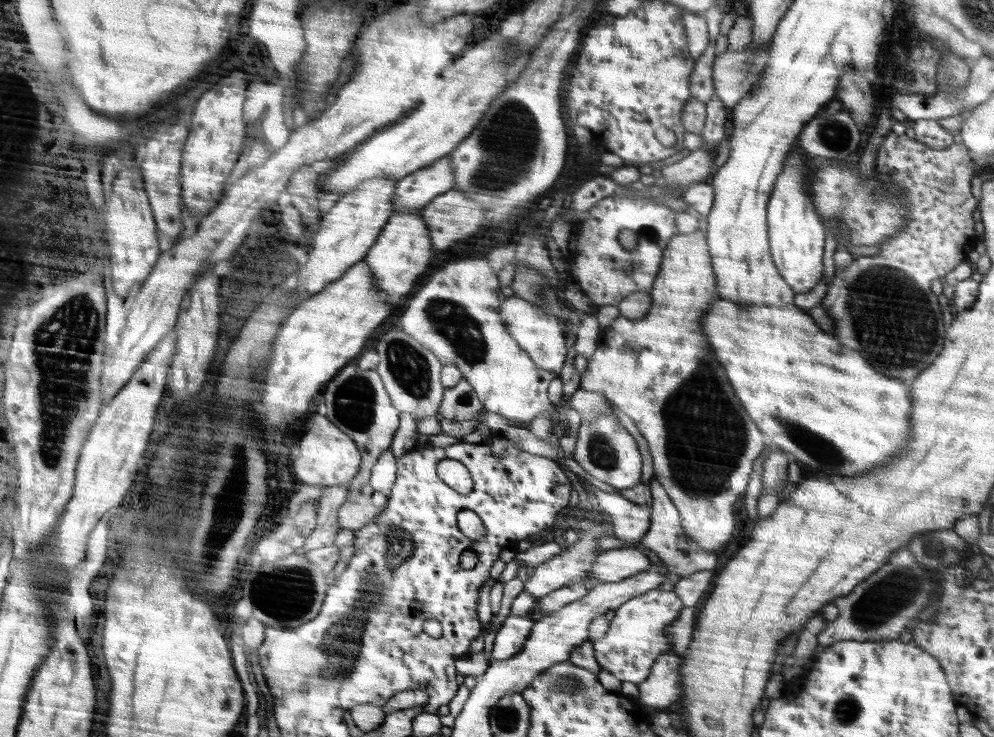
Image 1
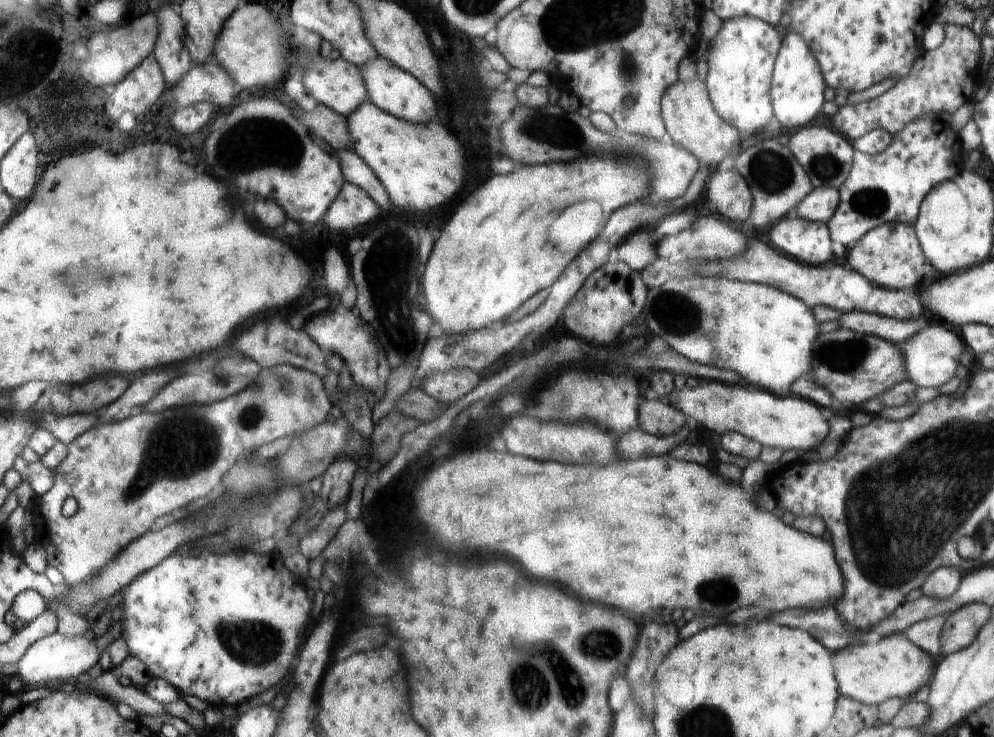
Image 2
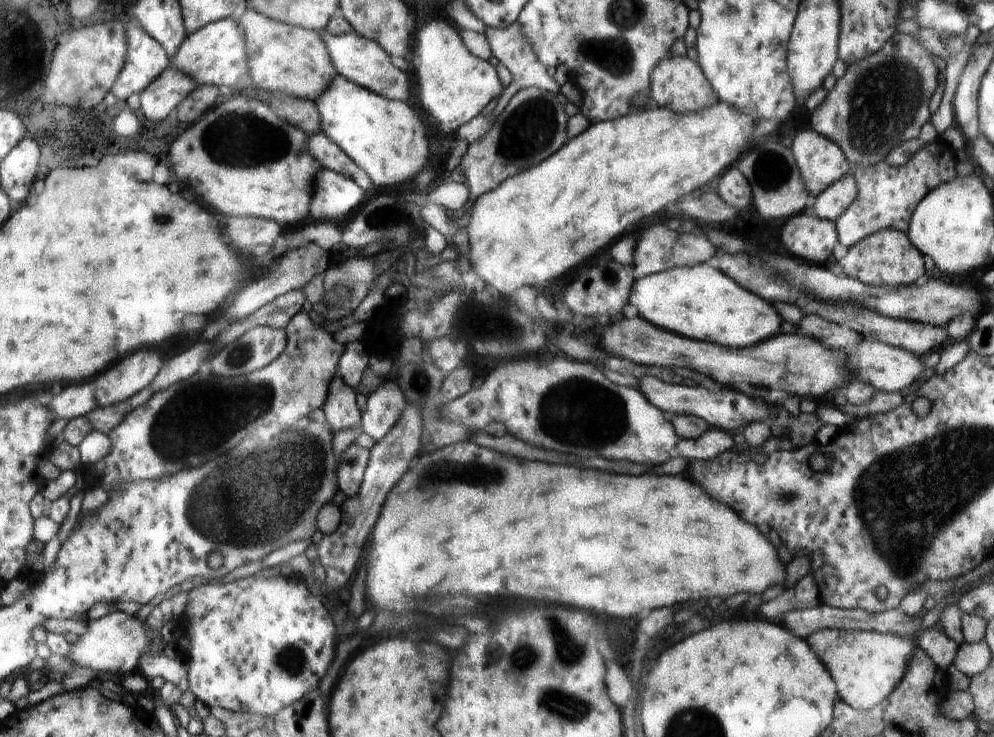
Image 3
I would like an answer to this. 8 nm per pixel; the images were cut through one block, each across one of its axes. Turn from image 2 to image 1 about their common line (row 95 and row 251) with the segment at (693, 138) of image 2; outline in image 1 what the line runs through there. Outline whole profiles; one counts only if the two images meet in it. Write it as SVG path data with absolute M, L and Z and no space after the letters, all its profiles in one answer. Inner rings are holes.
M698 229L688 234L676 234L671 243L668 244L668 250L664 252L659 276L655 280L653 289L650 291L652 306L648 309L648 314L639 319L619 315L609 327L600 331L596 350L588 358L587 368L581 374L579 384L580 388L584 390L604 393L614 405L618 406L636 424L636 428L640 430L640 434L648 442L648 450L650 450L650 456L652 456L653 460L654 478L658 479L658 482L662 484L668 494L668 498L672 500L674 506L680 512L679 526L682 528L683 534L688 539L691 539L691 542L701 550L712 553L714 553L714 550L718 550L720 546L724 546L726 542L732 540L732 534L734 534L734 502L746 490L748 476L752 472L752 462L756 460L756 456L760 454L762 446L766 444L766 440L764 440L765 434L755 421L748 418L746 410L742 408L740 400L736 398L736 394L734 394L734 390L730 386L730 380L728 380L722 364L716 360L716 354L712 352L712 346L710 346L708 338L702 334L702 318L710 310L710 304L714 300L714 292L716 292L716 276L715 270L712 268L711 253L704 232Z

